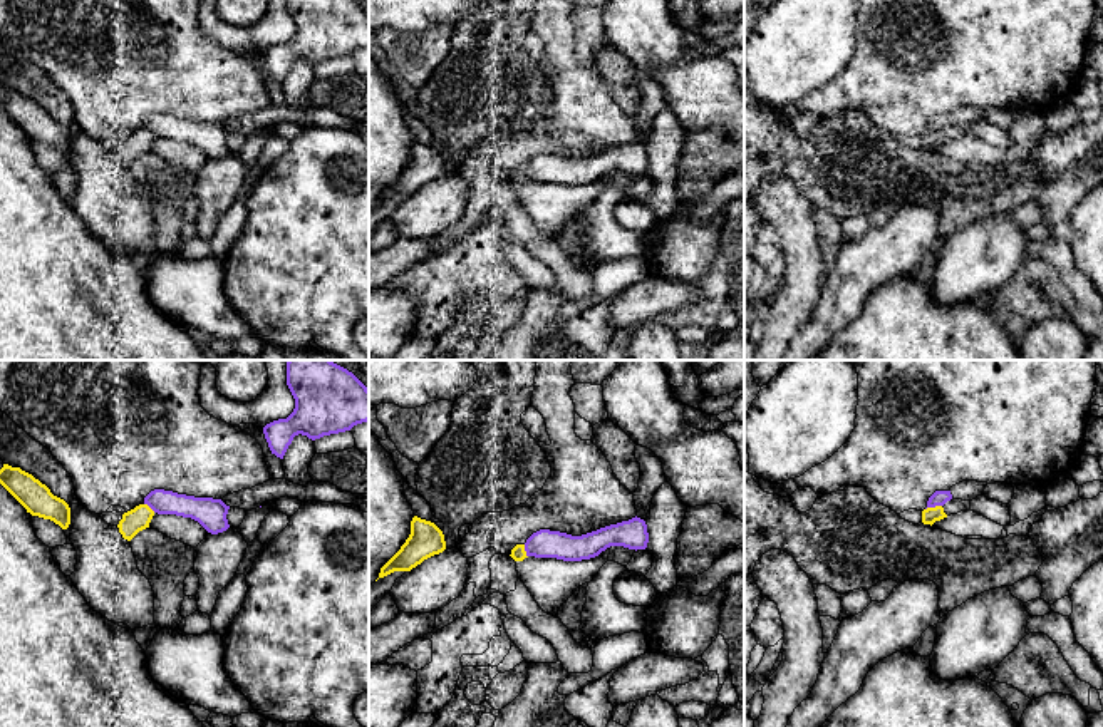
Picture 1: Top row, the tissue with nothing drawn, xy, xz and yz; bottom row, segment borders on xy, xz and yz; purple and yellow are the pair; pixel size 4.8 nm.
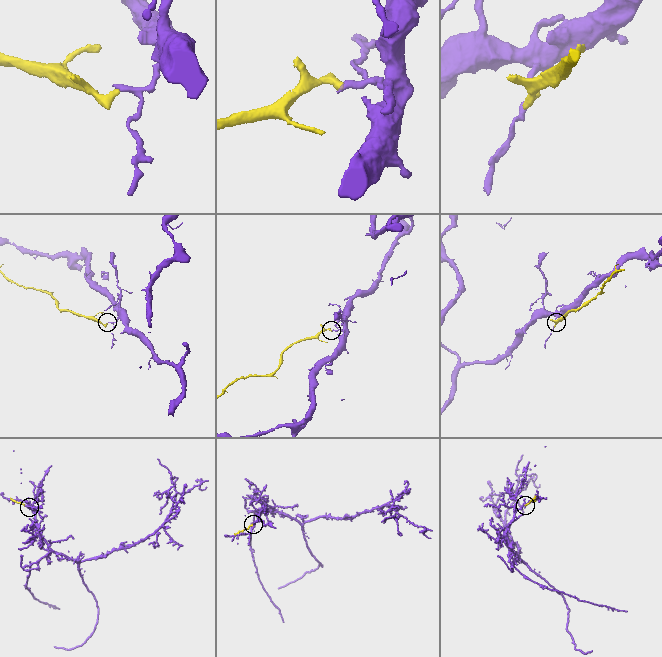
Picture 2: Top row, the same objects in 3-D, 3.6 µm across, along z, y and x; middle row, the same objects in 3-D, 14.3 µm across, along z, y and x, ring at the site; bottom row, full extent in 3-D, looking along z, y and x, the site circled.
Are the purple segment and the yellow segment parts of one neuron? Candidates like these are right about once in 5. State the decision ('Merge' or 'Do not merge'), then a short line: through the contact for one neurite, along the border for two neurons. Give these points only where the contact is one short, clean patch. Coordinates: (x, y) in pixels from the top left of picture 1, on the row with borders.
Do not merge

